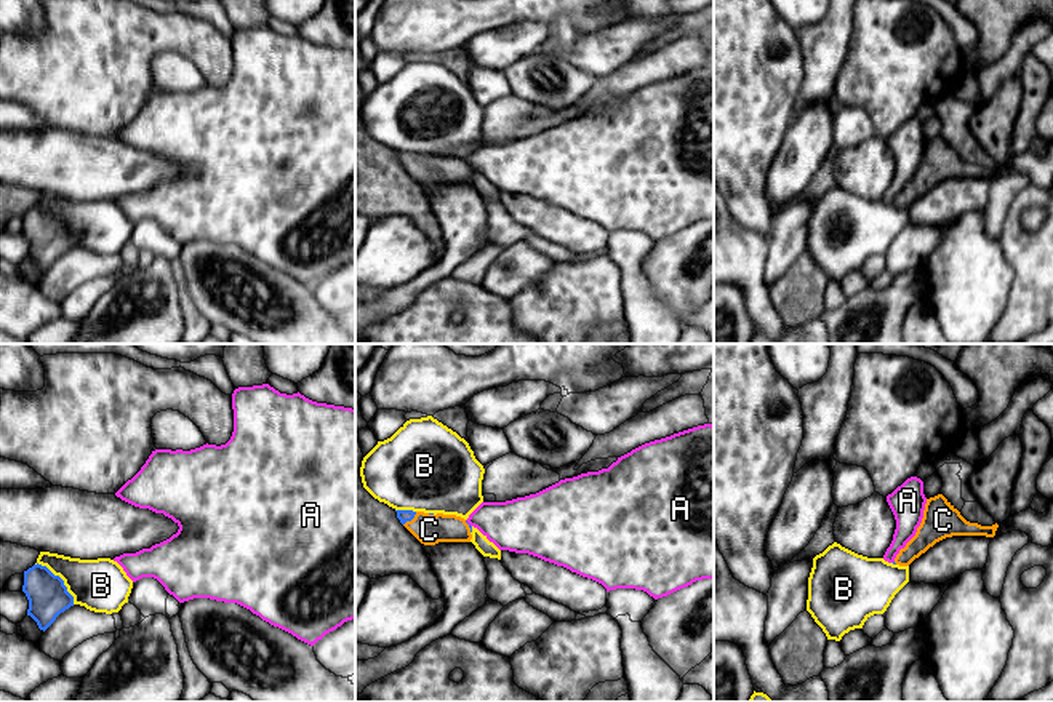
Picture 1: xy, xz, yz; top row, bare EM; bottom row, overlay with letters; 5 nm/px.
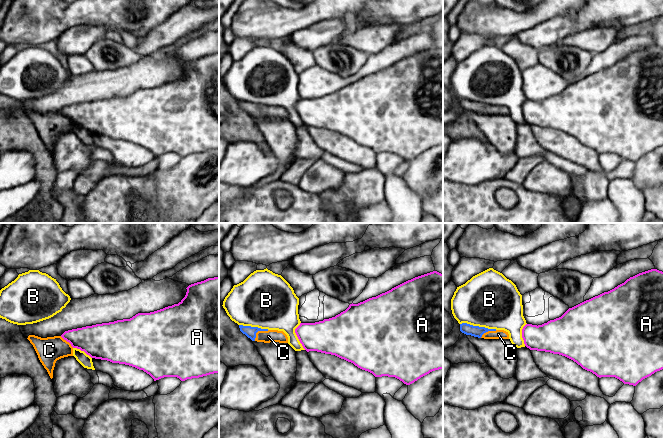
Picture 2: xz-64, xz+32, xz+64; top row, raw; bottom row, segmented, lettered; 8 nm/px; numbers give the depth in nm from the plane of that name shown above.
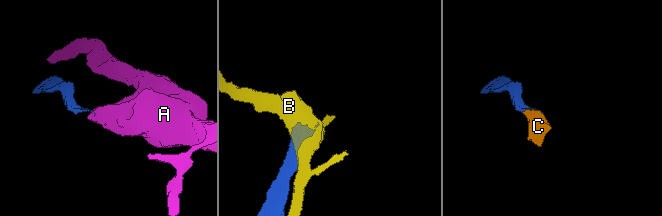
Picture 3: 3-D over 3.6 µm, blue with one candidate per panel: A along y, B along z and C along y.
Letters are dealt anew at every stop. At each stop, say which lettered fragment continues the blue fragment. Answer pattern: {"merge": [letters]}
{"merge": ["C"]}

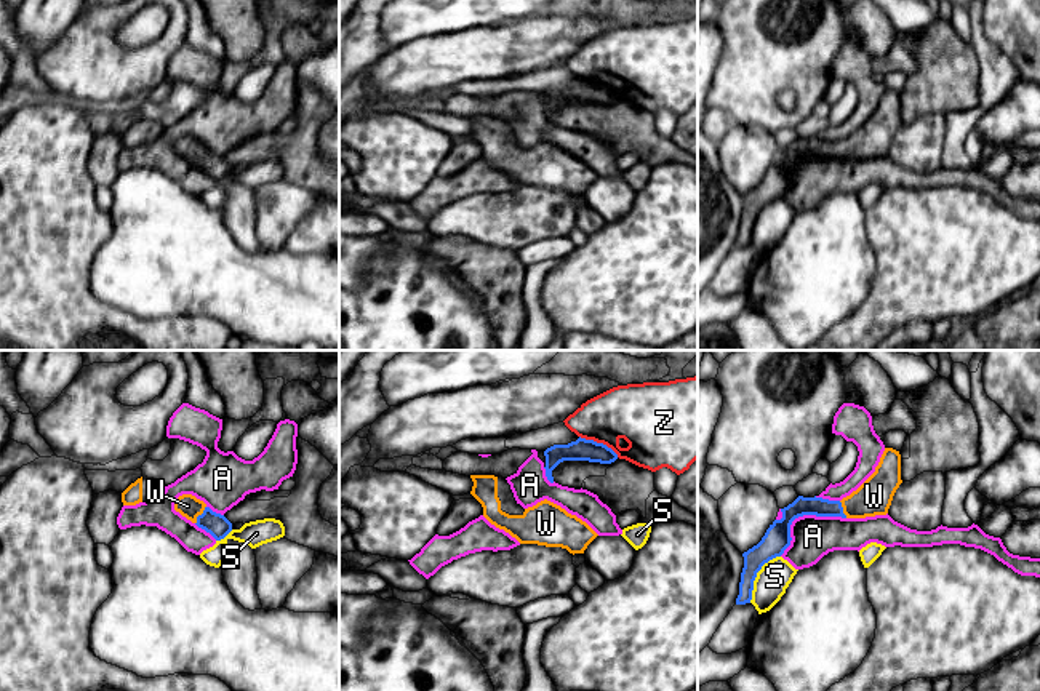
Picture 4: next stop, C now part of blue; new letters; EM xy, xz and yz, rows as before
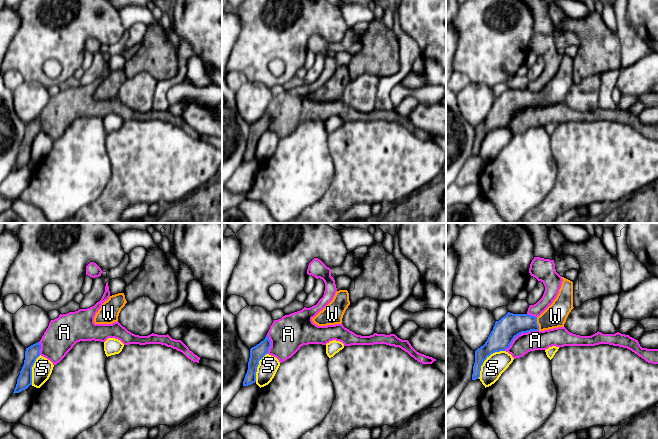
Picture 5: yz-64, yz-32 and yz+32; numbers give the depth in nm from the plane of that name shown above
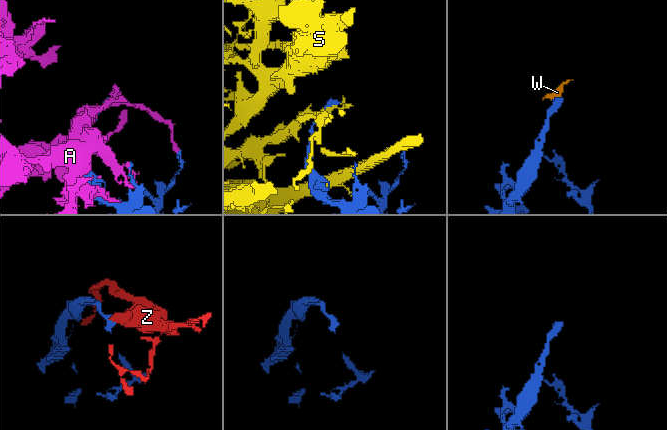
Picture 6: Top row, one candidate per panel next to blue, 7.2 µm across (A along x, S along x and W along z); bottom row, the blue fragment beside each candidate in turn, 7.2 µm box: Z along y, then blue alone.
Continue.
{"merge": ["W"]}

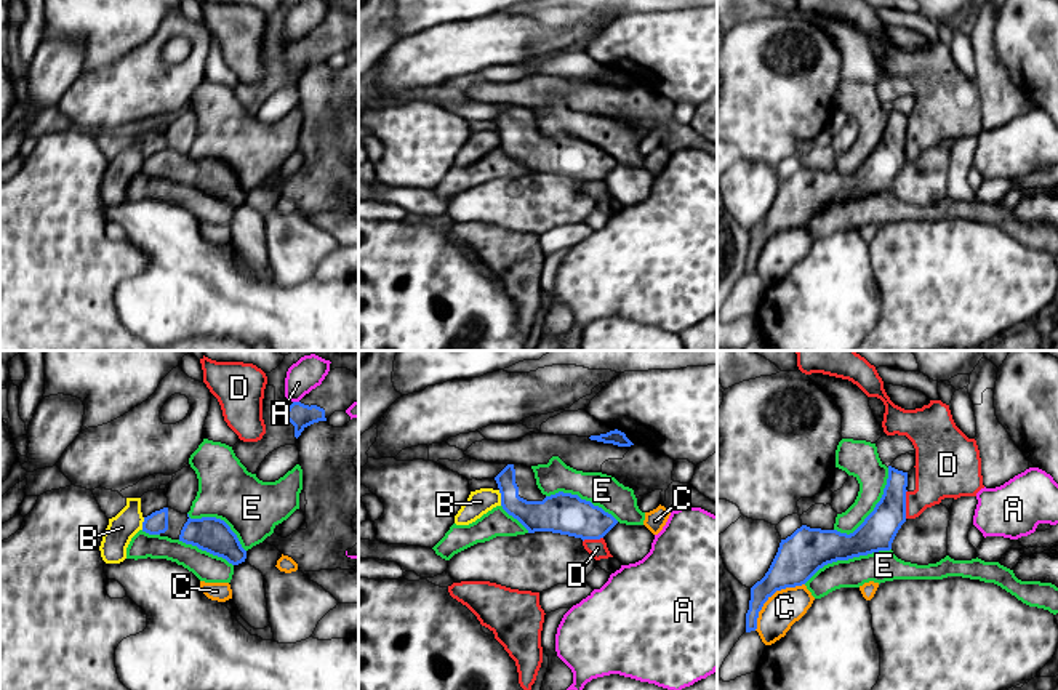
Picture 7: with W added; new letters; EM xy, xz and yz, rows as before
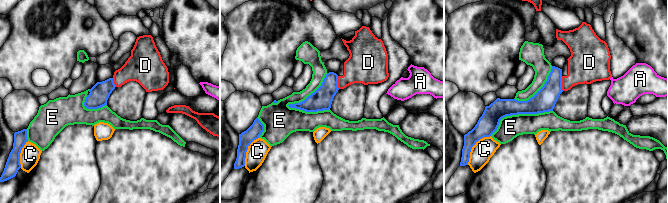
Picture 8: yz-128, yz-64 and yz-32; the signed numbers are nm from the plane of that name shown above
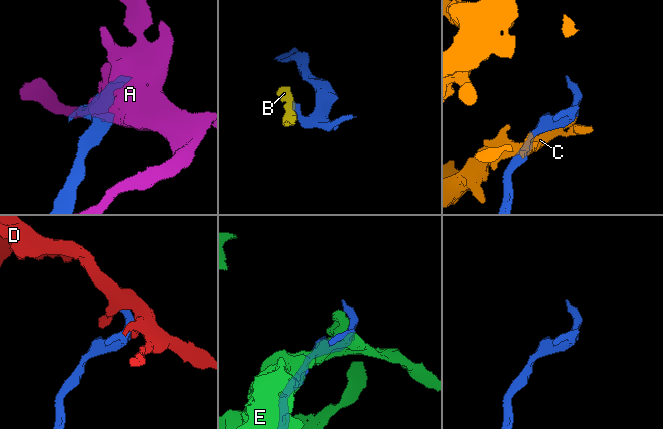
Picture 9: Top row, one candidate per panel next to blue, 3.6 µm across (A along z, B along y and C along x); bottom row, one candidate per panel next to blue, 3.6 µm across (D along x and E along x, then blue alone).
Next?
{"merge": []}

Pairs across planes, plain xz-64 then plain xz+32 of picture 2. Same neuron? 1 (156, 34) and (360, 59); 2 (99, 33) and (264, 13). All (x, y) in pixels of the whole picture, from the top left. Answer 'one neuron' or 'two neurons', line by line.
1: two neurons
2: two neurons

